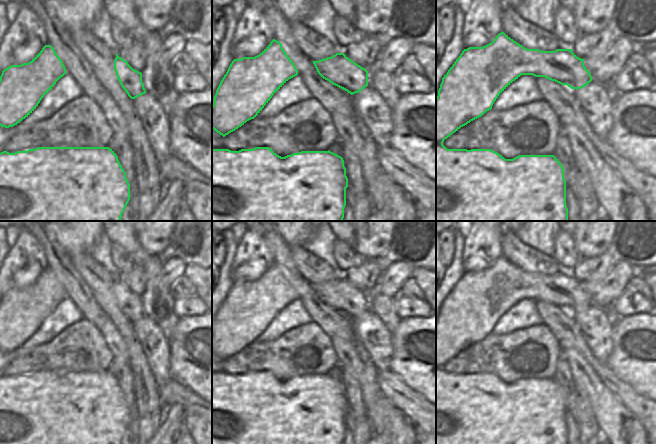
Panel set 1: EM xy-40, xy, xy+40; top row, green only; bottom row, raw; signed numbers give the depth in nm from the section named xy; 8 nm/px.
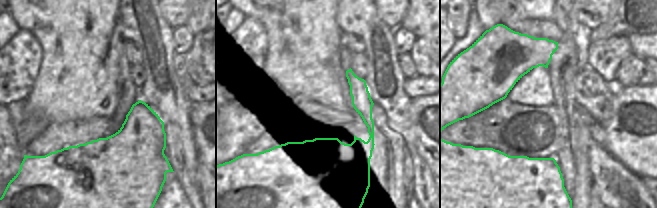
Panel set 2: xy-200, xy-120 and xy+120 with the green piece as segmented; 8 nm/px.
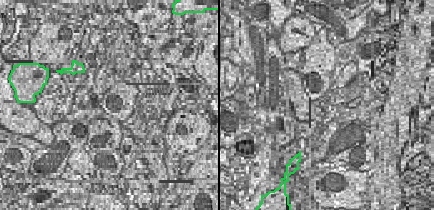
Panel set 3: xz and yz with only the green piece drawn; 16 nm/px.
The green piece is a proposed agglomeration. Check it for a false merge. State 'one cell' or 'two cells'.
one cell

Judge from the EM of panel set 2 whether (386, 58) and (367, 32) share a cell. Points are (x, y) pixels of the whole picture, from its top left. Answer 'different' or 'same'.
same

